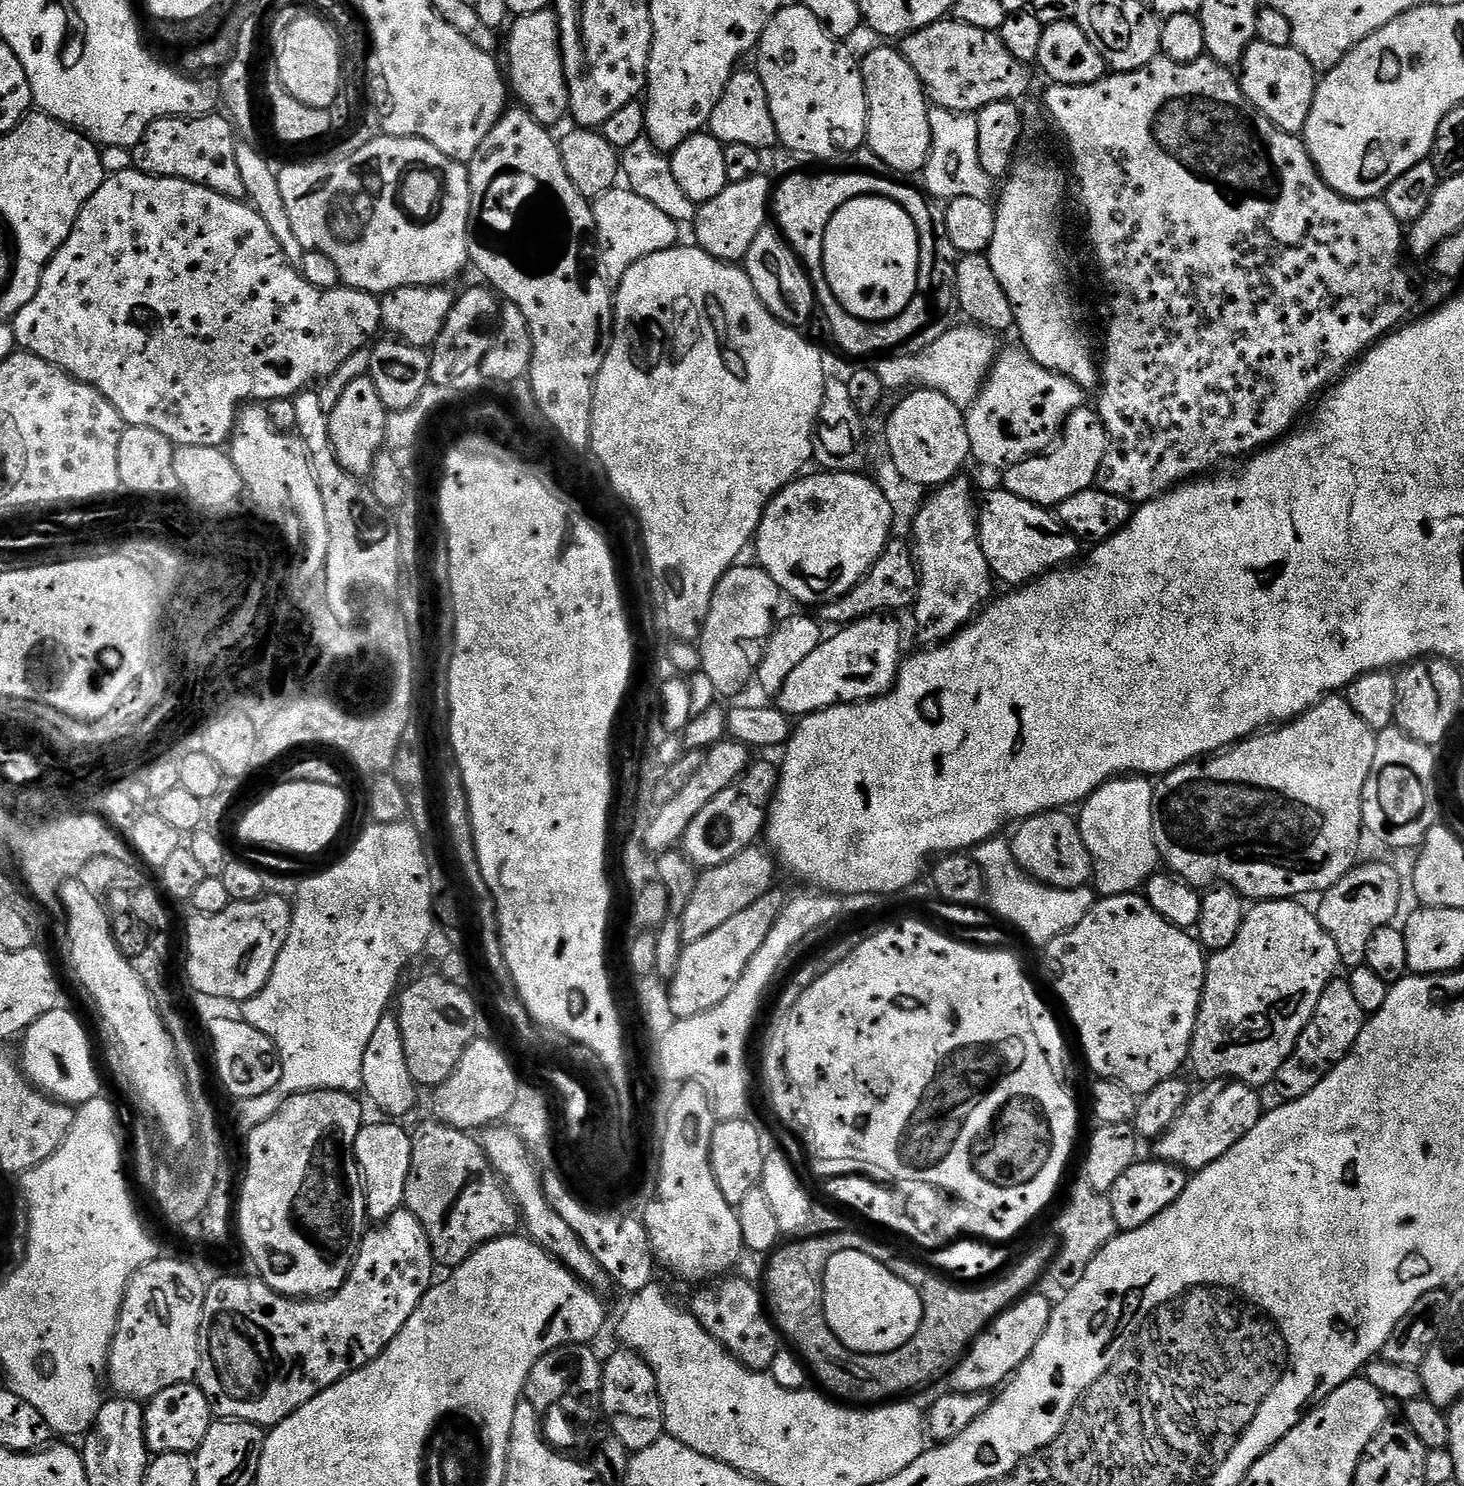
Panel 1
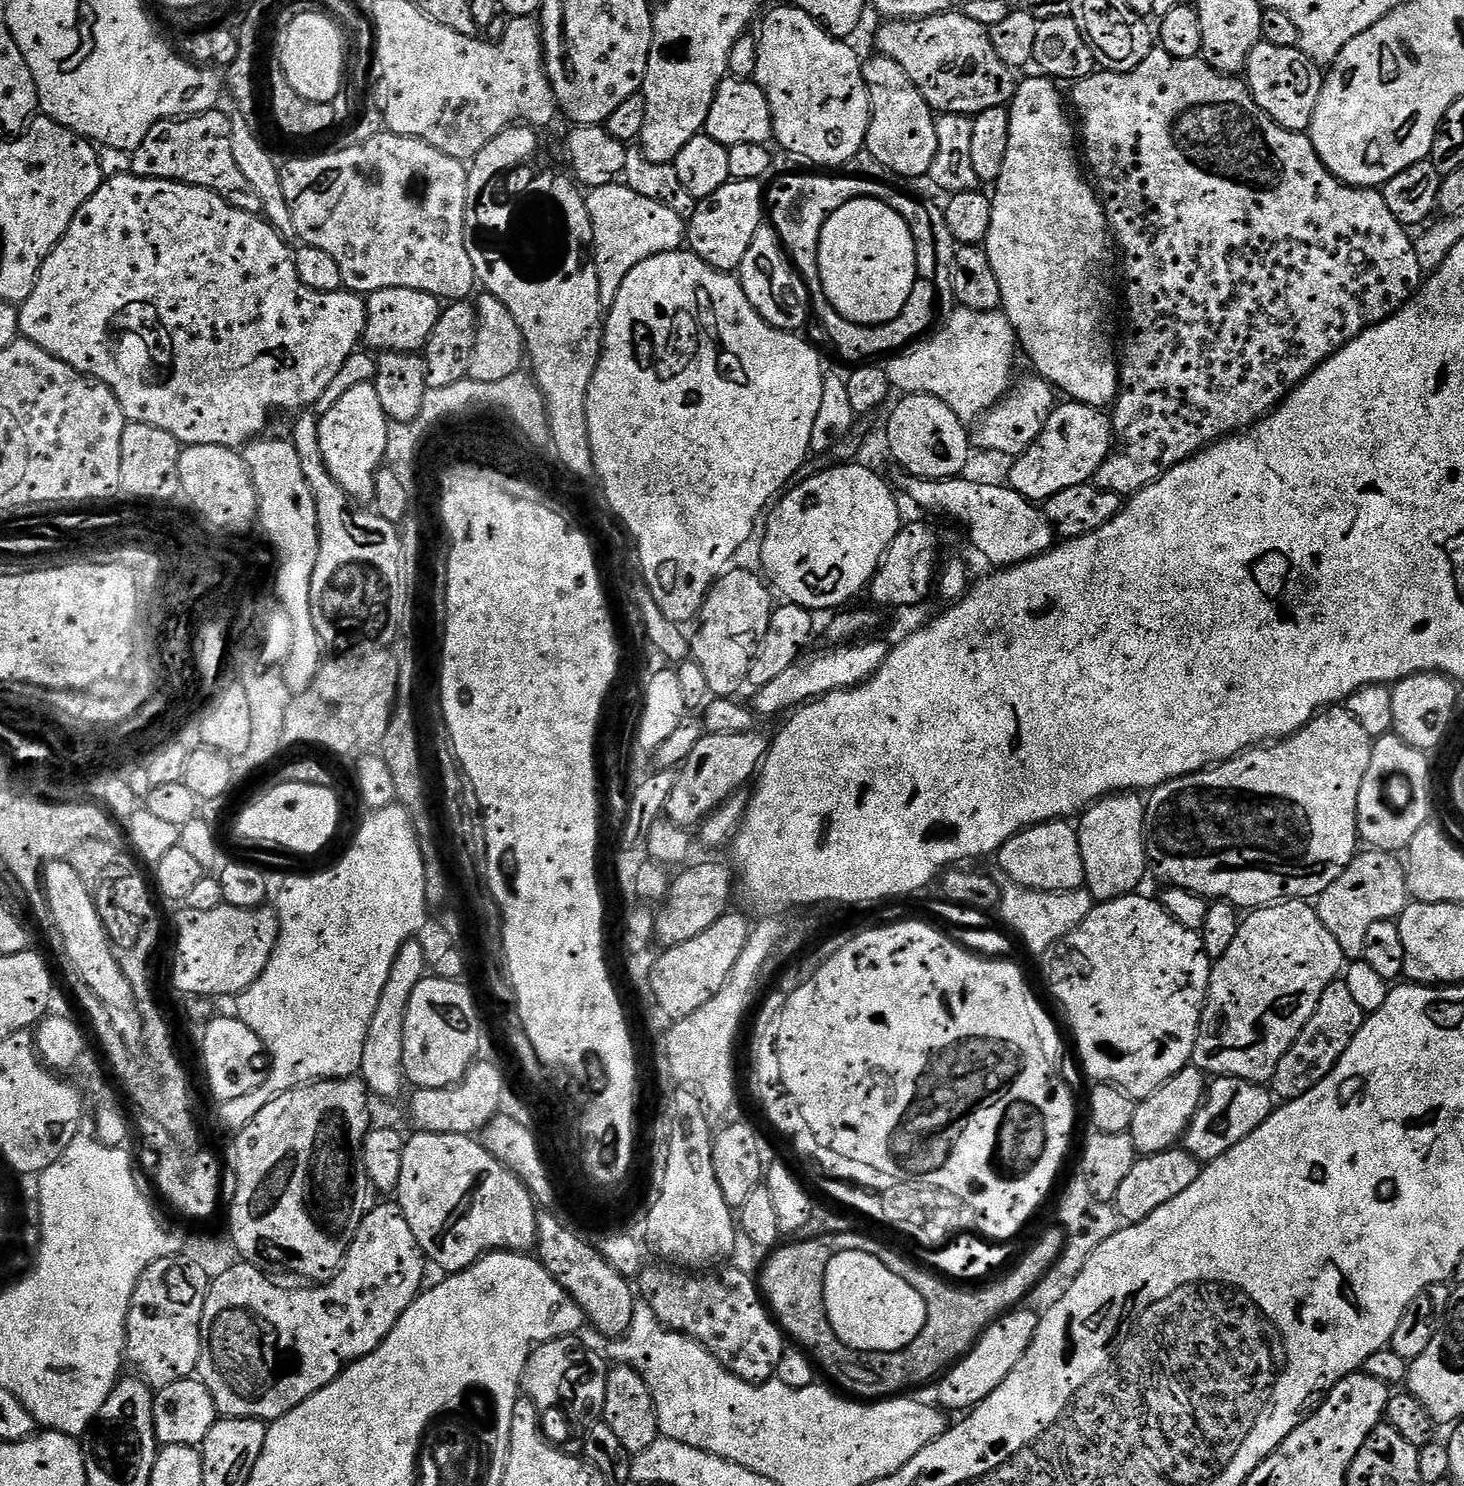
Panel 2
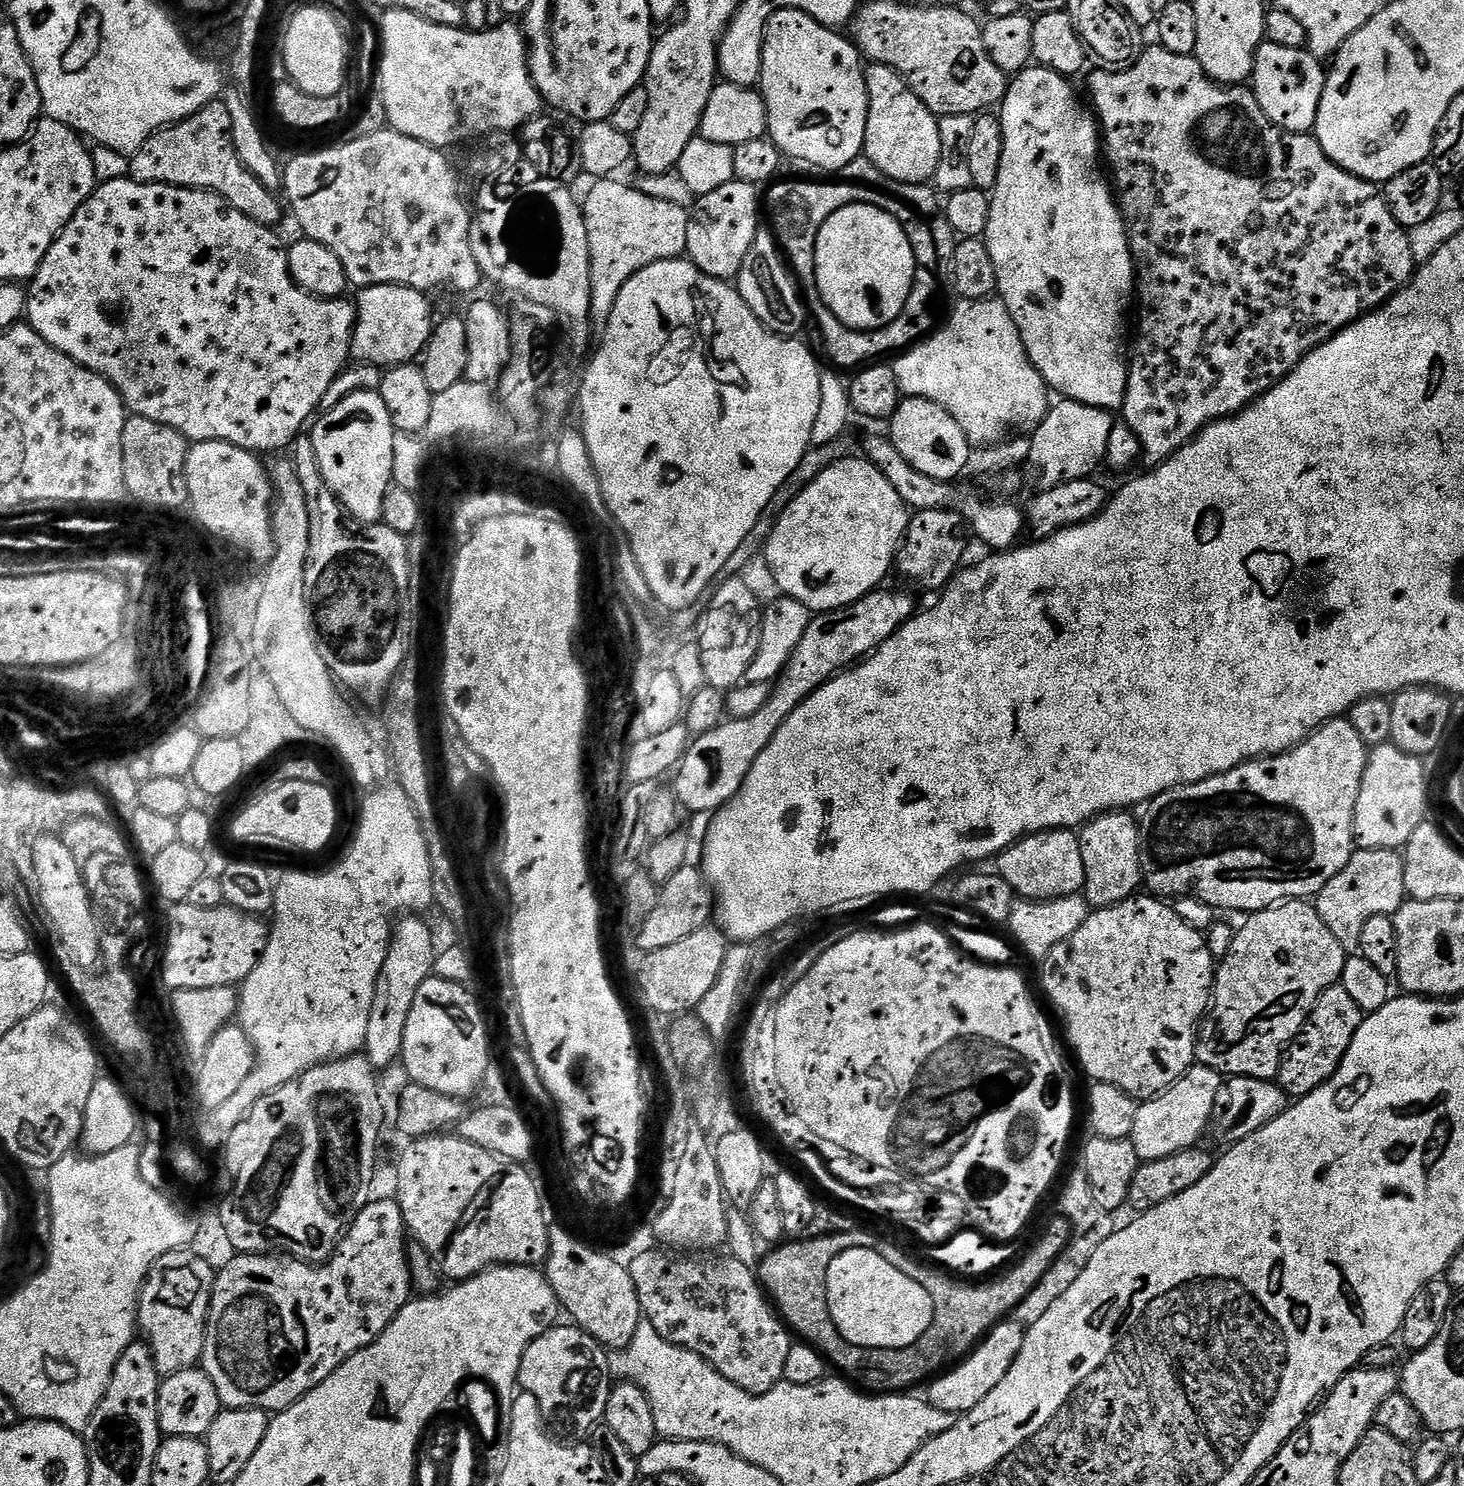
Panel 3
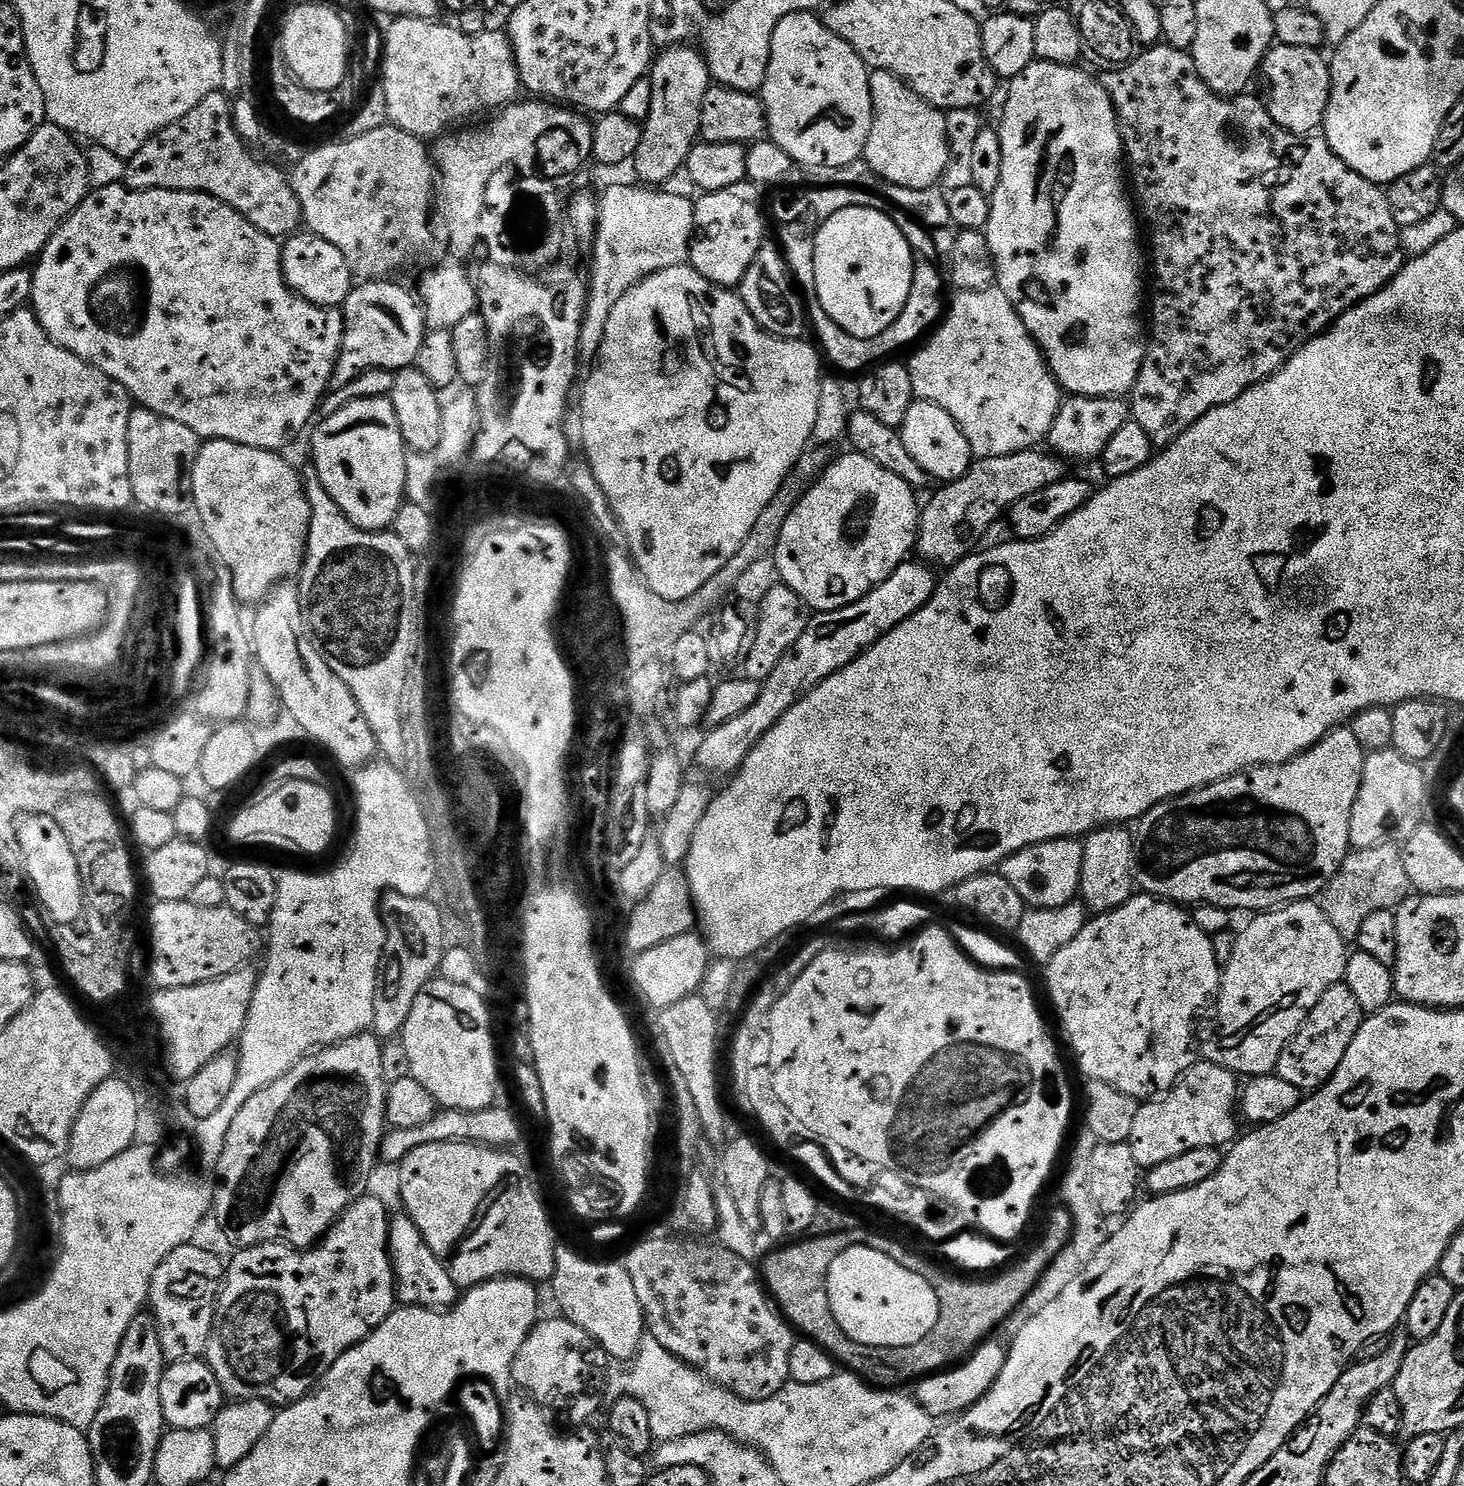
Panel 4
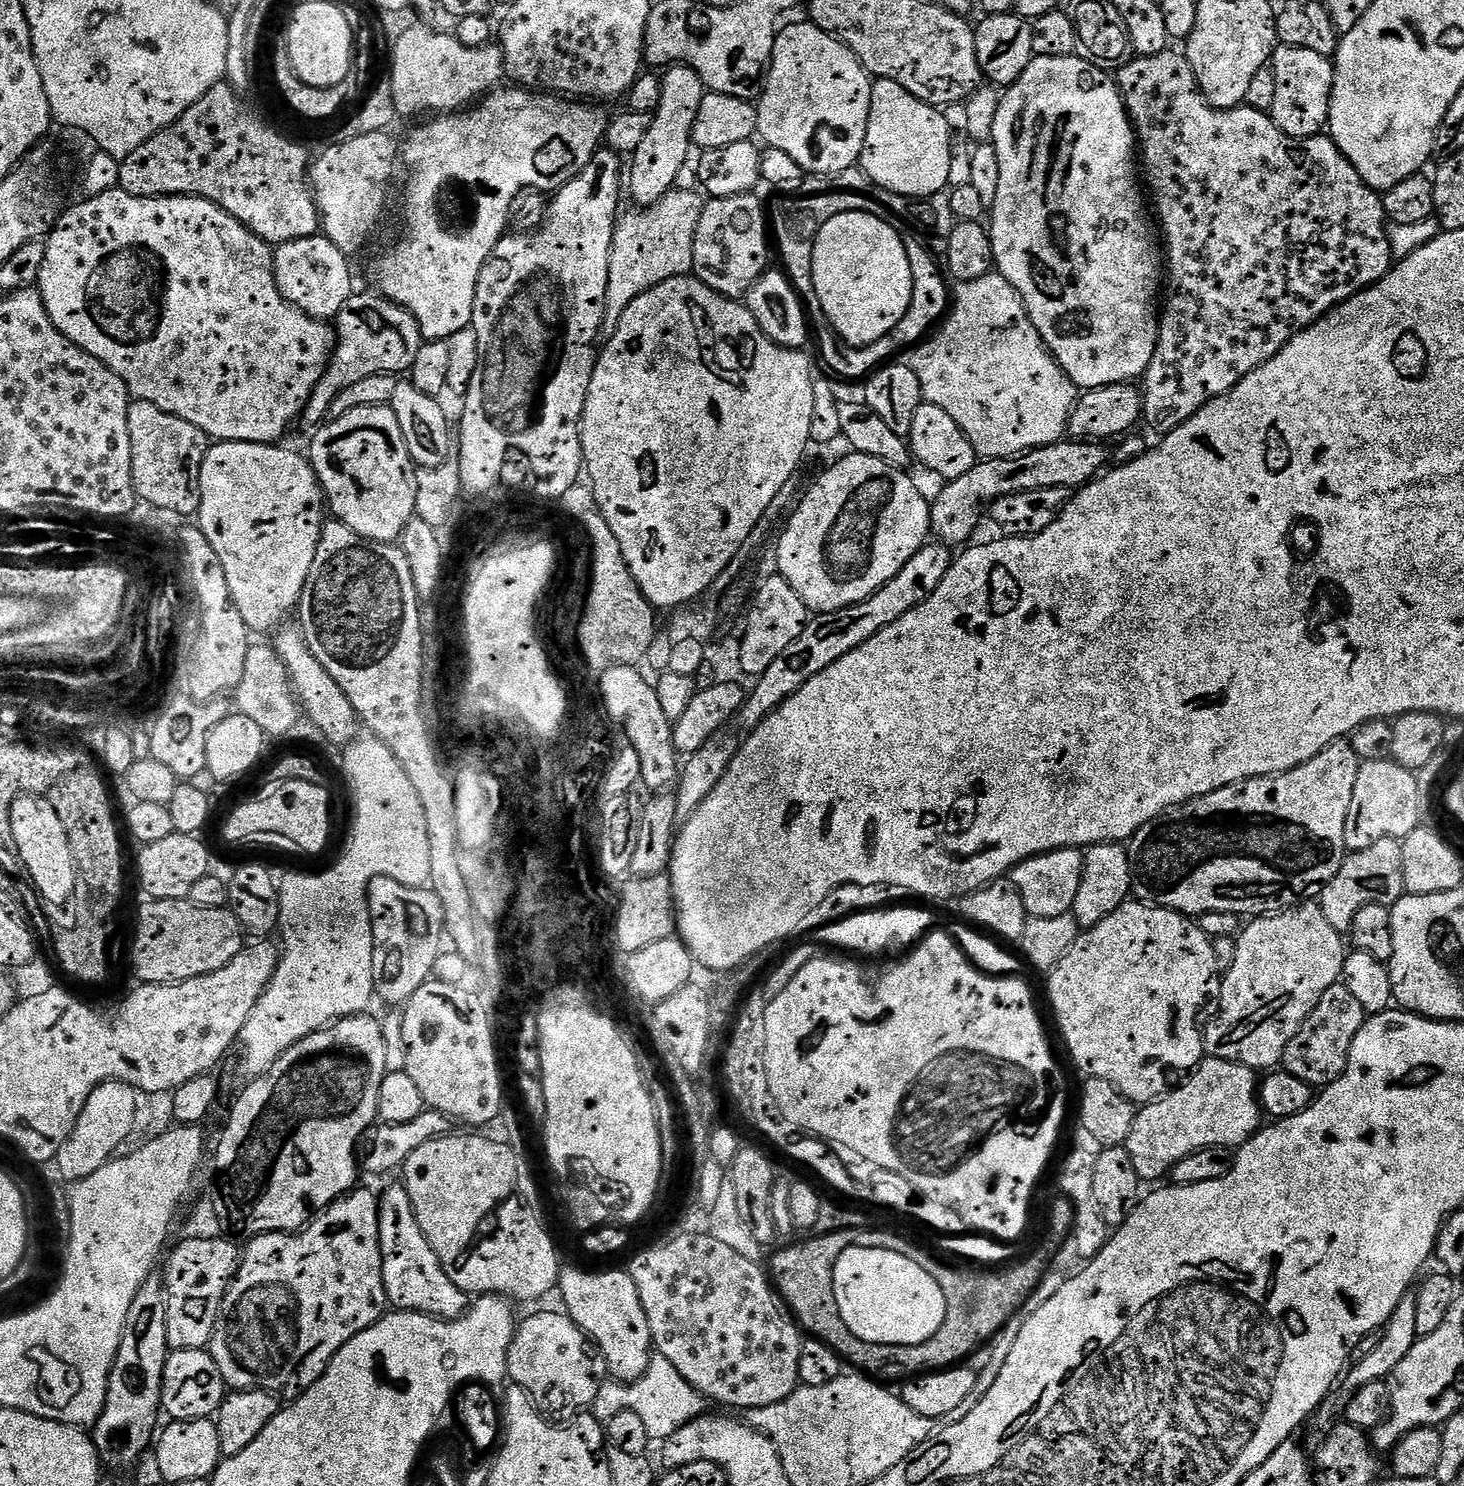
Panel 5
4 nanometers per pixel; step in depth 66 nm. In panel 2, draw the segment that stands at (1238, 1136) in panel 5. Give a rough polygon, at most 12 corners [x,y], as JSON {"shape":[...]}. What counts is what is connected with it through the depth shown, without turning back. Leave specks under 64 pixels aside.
{"shape":[[1182,1069],[1139,1101],[1137,1153],[1177,1147],[1205,1099],[1205,1073]]}

